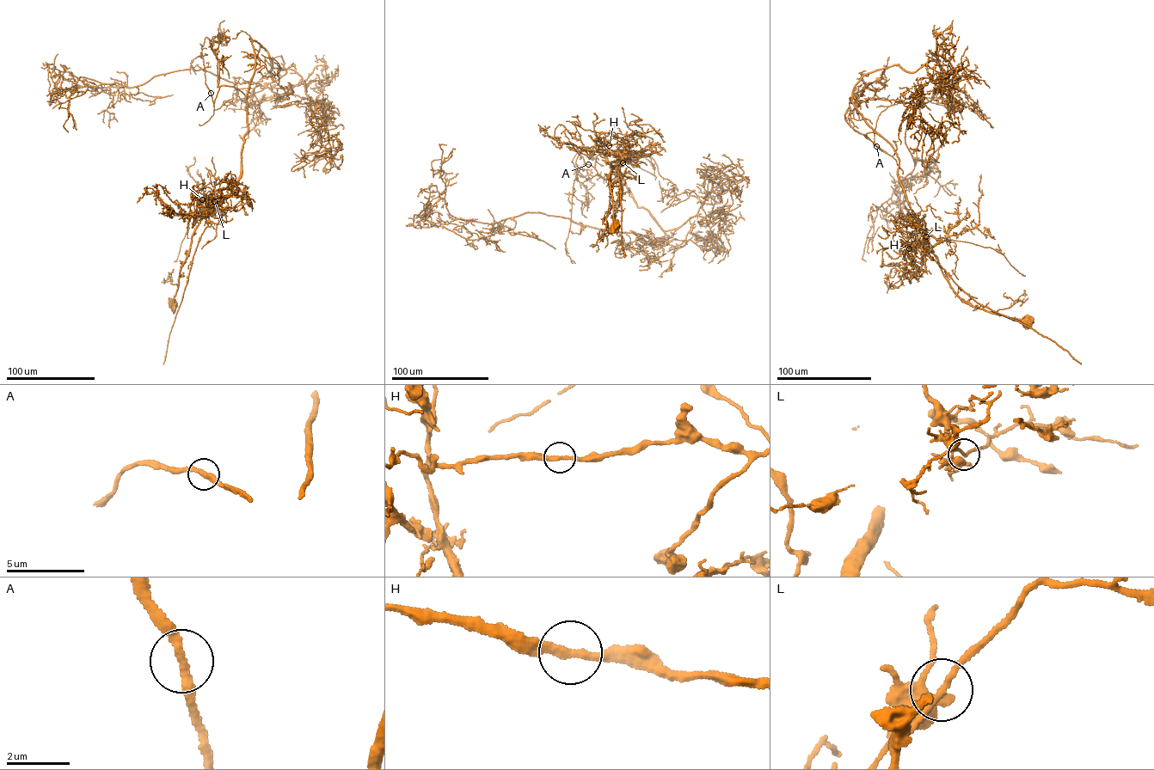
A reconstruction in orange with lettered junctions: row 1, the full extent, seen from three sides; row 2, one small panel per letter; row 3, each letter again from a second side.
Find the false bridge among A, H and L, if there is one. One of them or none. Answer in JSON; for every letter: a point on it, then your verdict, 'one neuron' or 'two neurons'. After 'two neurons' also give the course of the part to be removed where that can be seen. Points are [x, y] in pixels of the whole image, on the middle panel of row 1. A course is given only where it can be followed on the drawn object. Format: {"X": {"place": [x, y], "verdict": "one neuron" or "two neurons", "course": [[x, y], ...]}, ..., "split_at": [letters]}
{"A": {"place": [588, 164], "verdict": "one neuron"}, "H": {"place": [609, 145], "verdict": "one neuron"}, "L": {"place": [623, 162], "verdict": "two neurons", "course": [[623, 162], [619, 156], [623, 152], [621, 154], [623, 161], [618, 174], [624, 257]]}, "split_at": ["L"]}

